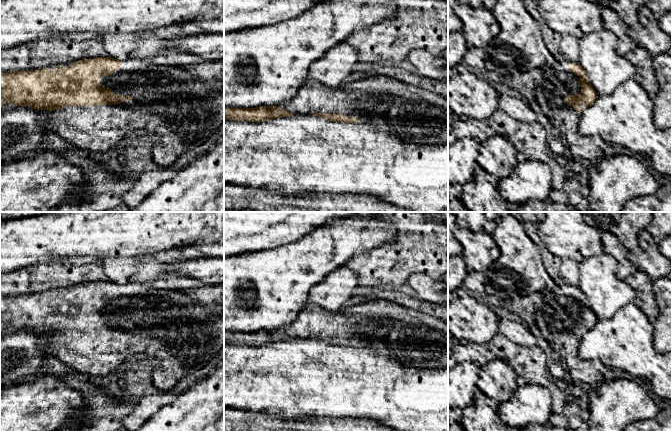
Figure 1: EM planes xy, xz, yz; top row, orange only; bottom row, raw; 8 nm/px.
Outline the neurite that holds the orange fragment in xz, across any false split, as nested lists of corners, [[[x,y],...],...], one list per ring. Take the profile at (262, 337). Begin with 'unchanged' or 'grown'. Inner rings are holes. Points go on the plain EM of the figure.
grown | [[[383,299],[335,311],[307,303],[295,321],[274,330],[224,330],[224,342],[231,344],[263,346],[294,338],[369,349],[407,367],[448,368],[448,323]]]

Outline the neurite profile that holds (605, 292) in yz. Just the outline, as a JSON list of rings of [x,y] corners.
[[[603,251],[579,263],[579,288],[598,321],[610,319],[636,297],[632,287],[616,276],[617,265]]]

